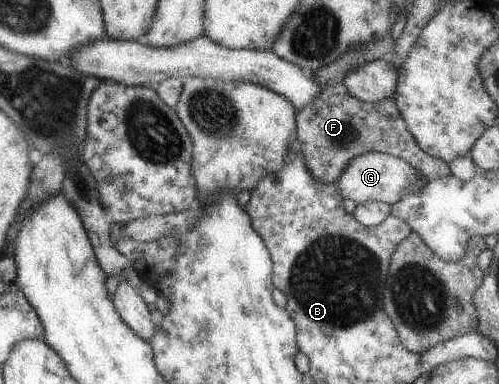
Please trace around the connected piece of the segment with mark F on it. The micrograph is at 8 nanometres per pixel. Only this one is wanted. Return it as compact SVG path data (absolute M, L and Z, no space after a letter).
M342 84L324 87L319 97L311 101L311 105L298 111L296 127L296 145L305 159L307 169L321 183L335 183L347 163L367 151L392 153L395 157L407 161L407 164L419 171L428 182L451 174L445 161L419 149L391 98L368 103L352 97Z

